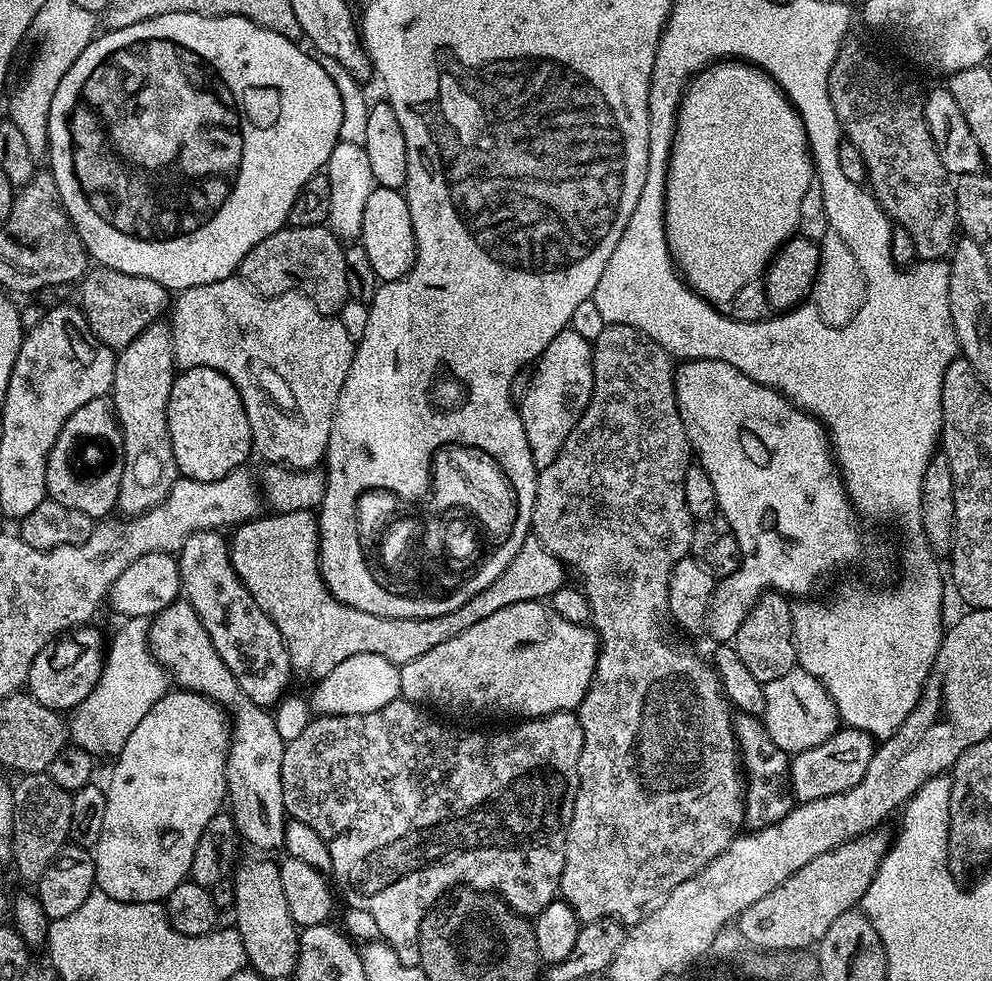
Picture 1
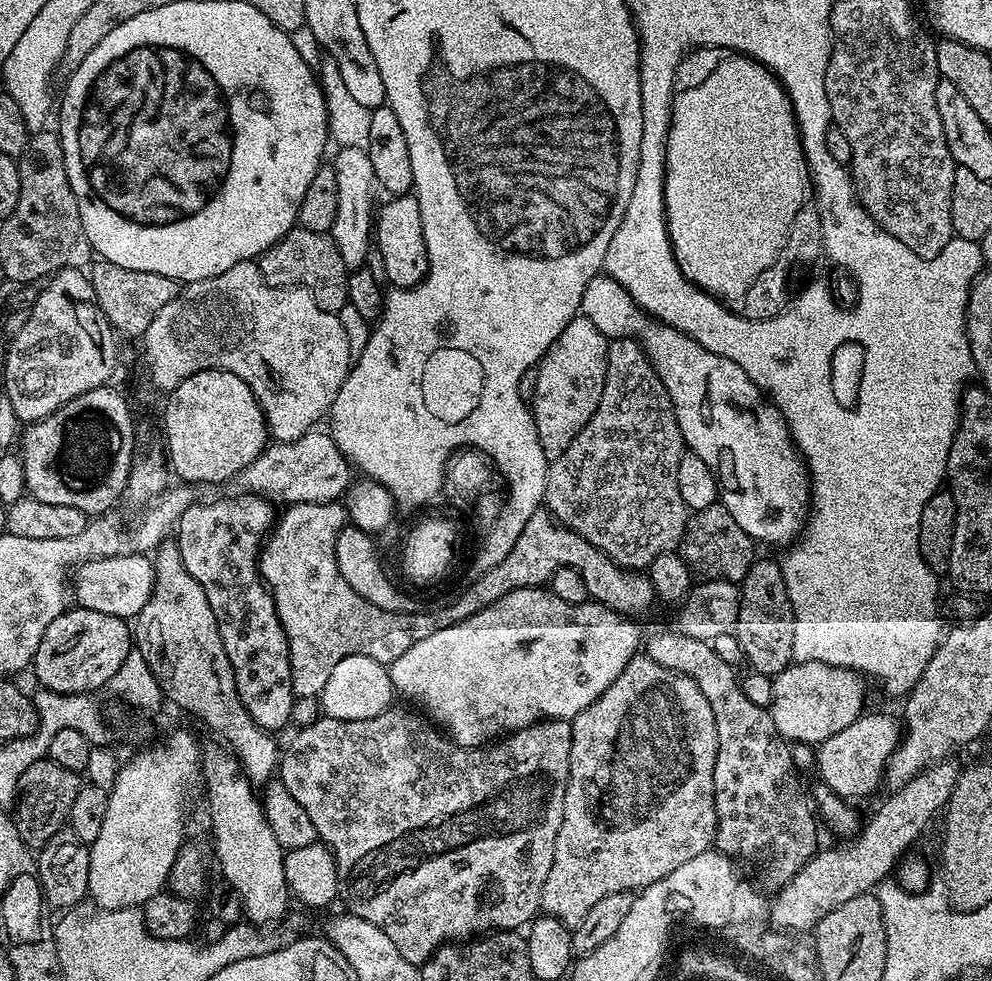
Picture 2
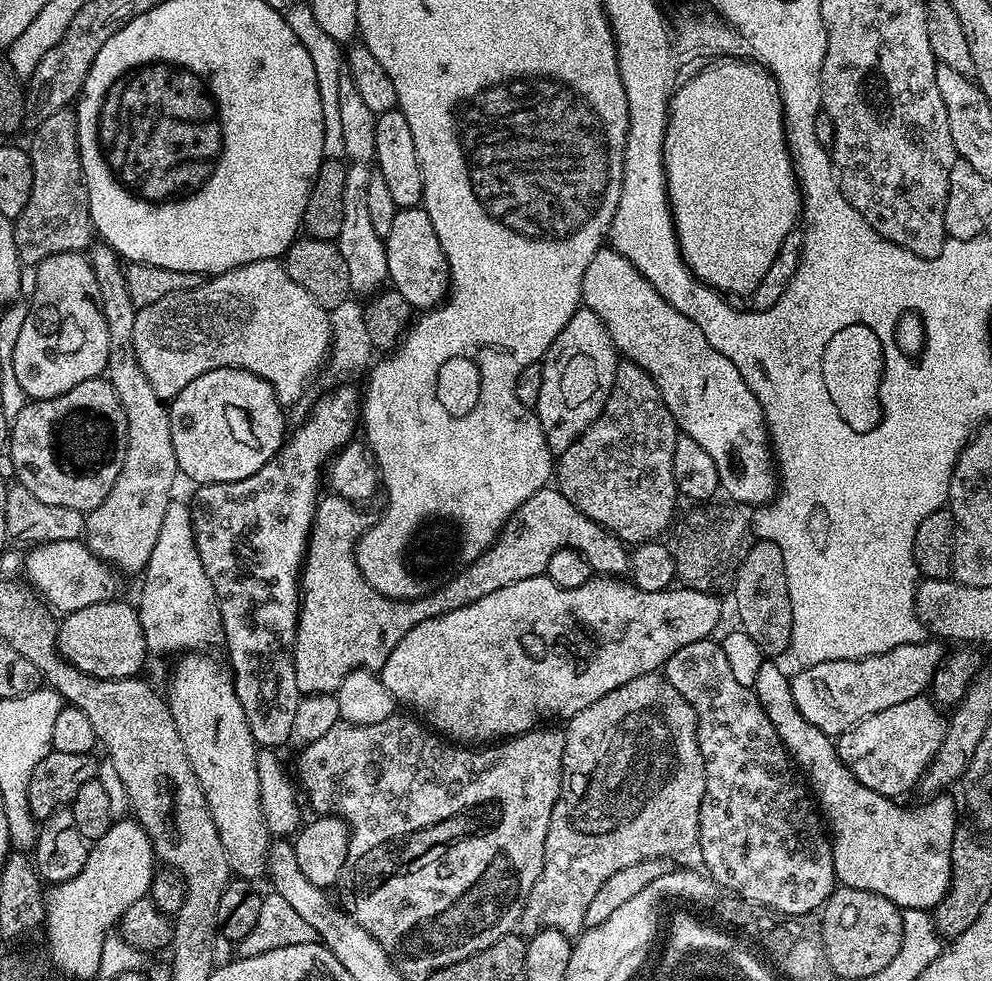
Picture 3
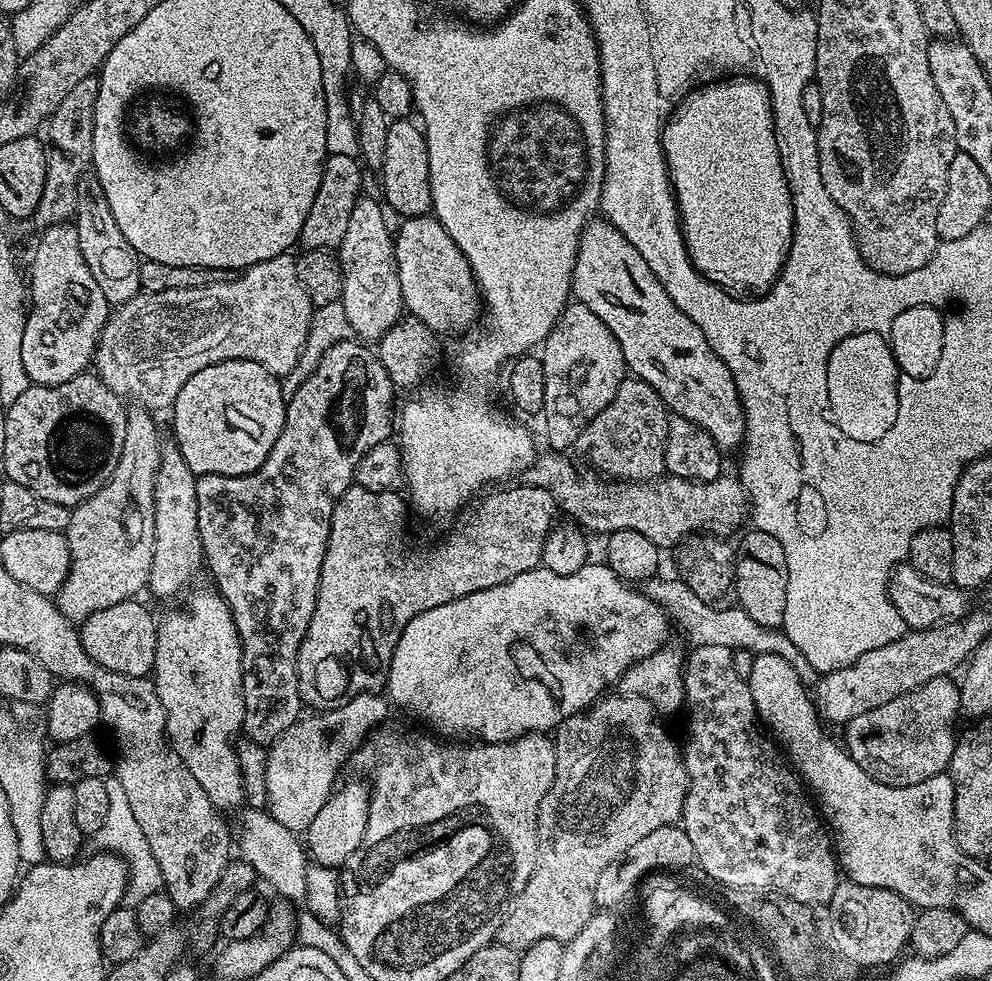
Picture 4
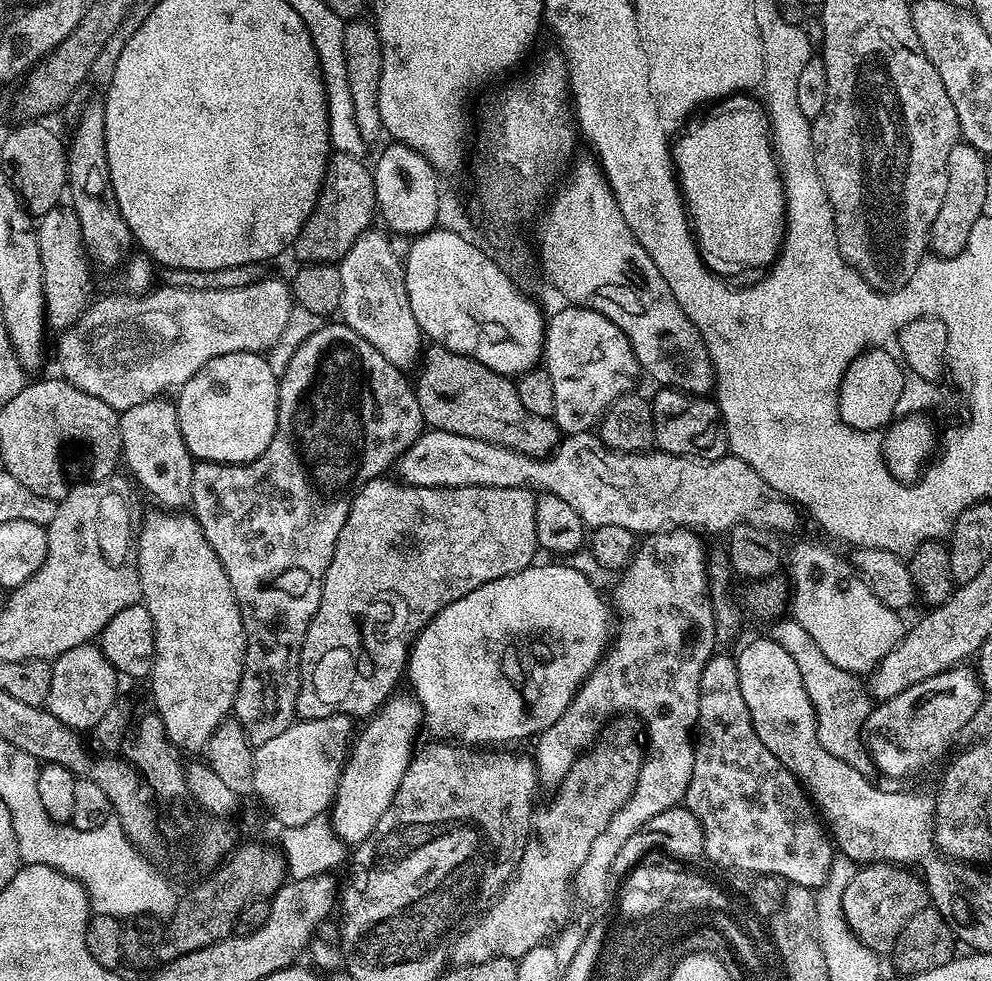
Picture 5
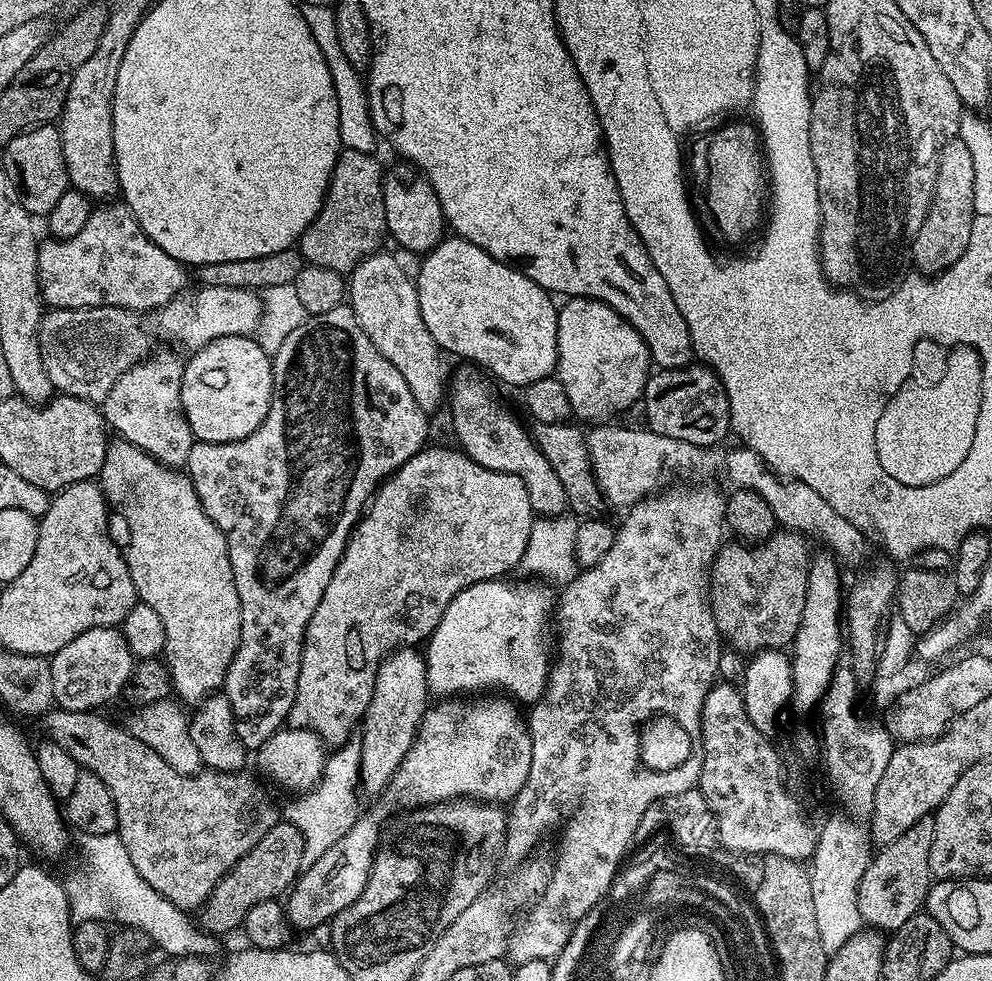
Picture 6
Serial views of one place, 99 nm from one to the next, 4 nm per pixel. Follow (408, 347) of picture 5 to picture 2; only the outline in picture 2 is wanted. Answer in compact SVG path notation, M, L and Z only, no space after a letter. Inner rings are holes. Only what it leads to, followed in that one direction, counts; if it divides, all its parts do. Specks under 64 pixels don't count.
M341 148L335 153L336 161L331 161L334 178L338 178L338 212L334 214L332 241L342 254L342 262L349 270L365 267L364 259L370 252L370 241L374 236L374 204L372 208L372 188L376 184L374 168L370 166L367 148Z

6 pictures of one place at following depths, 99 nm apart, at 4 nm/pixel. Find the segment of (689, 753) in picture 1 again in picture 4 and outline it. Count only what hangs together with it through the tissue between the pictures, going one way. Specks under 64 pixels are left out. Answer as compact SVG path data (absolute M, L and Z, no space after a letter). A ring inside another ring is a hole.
M626 378L618 386L618 394L614 394L611 402L586 426L586 430L582 430L574 448L593 464L589 465L597 473L623 478L628 482L652 482L666 472L664 451L668 441L669 419L668 407L649 384ZM623 694L605 695L596 701L591 708L584 709L577 716L571 716L564 721L554 732L554 743L556 745L556 777L542 802L538 806L538 822L536 823L536 833L538 834L538 858L534 866L534 874L530 874L530 882L520 892L515 893L514 899L510 905L510 911L500 922L498 933L499 943L508 948L523 950L534 946L534 942L542 942L542 938L554 938L561 942L567 942L590 922L590 918L597 911L594 902L594 886L598 883L598 877L602 874L602 869L610 866L610 862L619 860L634 842L641 838L646 838L650 830L658 830L658 826L663 824L677 823L684 814L684 799L688 789L688 772L684 768L684 757L682 755L681 745L676 745L676 740L670 733L664 729L661 713L646 698L641 696L625 696Z

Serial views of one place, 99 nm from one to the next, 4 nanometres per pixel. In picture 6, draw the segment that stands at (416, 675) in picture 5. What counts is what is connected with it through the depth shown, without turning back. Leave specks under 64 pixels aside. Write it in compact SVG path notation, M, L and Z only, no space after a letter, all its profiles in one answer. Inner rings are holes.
M504 578L483 580L459 592L454 602L446 606L442 618L434 625L426 641L428 691L433 697L456 698L461 694L484 694L500 687L499 691L507 694L513 701L531 706L544 695L550 671L548 628L550 632L550 617L554 612L554 592L552 596L551 590L548 589L551 587L544 582L507 584L508 582Z

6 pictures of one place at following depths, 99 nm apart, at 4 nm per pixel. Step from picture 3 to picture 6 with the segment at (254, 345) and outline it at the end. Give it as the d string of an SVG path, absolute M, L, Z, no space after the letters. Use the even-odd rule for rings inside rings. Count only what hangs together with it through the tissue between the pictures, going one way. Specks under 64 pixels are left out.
M197 287L197 292L175 296L159 313L160 328L168 336L173 336L182 347L195 350L214 342L214 338L223 336L252 336L260 324L261 301L255 291L246 288L206 288ZM114 306L45 311L40 319L40 353L53 389L74 398L104 401L126 370L149 359L152 332L140 320L141 313Z

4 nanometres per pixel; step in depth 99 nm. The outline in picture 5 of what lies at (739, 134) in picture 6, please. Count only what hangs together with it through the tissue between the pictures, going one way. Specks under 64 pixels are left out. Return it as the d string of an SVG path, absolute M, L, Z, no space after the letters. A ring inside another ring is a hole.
M737 94L713 103L701 120L694 121L677 140L675 137L670 148L674 175L683 193L696 246L704 264L721 278L767 269L775 264L780 245L784 243L786 201L782 172L774 155L765 105L754 97L752 94Z

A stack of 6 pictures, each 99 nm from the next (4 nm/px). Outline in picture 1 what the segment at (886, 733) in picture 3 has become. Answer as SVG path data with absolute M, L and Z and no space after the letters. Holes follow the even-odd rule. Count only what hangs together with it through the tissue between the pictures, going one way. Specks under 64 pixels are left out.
M844 726L833 736L826 738L822 746L795 753L791 757L788 769L793 797L803 802L814 798L826 798L830 794L842 794L842 790L858 786L858 782L862 782L862 774L866 774L866 766L870 766L870 758L876 753L877 747L877 741L870 734Z

